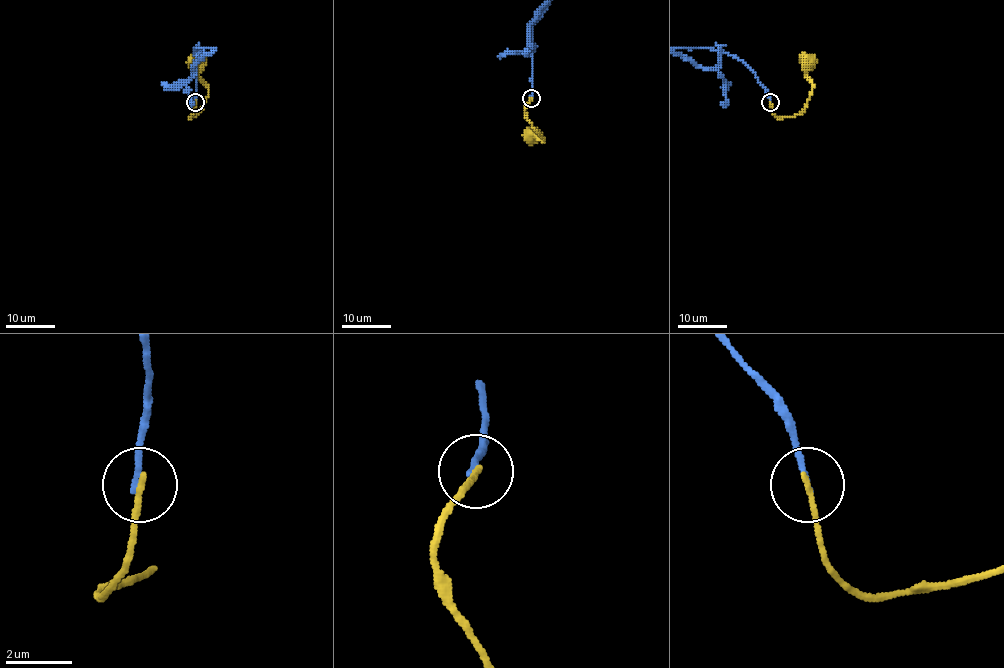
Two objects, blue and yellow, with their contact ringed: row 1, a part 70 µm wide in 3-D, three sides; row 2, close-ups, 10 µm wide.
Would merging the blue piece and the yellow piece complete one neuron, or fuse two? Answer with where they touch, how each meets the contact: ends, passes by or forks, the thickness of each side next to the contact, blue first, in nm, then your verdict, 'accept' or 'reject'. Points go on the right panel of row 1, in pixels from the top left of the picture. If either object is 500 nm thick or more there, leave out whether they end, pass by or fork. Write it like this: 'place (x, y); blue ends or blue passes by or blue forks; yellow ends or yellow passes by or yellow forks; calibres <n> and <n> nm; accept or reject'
place (770, 102); blue ends; yellow ends; calibres 180 and 180 nm; reject

